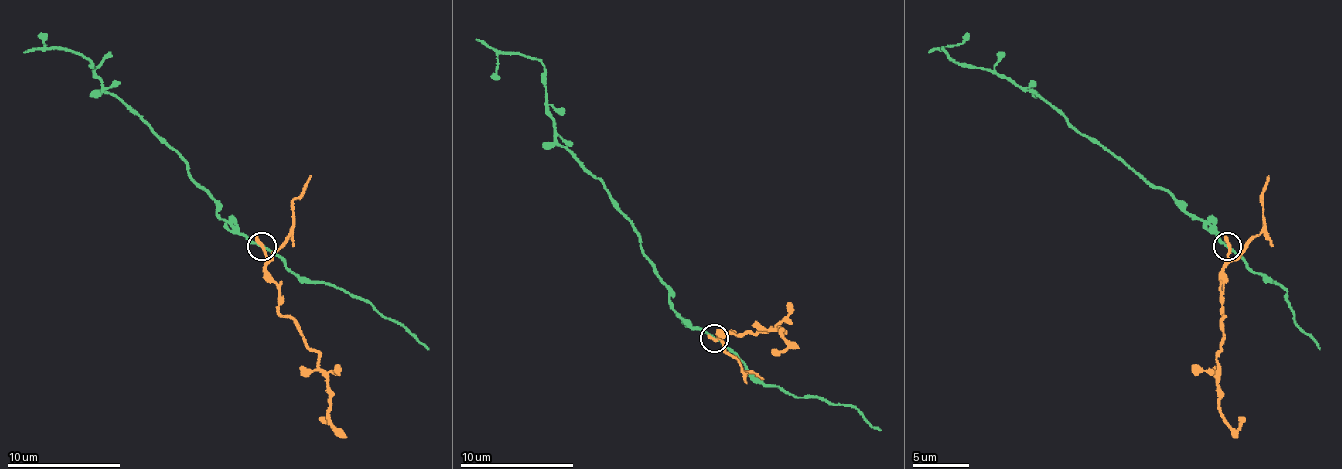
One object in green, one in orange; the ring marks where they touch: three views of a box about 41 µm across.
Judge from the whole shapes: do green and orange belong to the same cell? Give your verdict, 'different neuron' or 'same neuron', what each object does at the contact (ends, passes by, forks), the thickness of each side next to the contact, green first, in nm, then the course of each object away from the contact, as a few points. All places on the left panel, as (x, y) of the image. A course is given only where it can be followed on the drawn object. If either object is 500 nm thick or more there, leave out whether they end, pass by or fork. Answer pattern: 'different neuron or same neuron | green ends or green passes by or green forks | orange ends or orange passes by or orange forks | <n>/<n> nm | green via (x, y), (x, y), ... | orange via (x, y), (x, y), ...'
different neuron | green passes by | orange ends | 140/280 nm | green via (262, 245), (220, 217), (183, 160), (104, 89), (92, 64), (47, 47), (39, 33) | orange via (262, 245), (268, 276), (279, 290), (279, 313), (296, 322), (327, 378), (333, 429), (319, 418)

